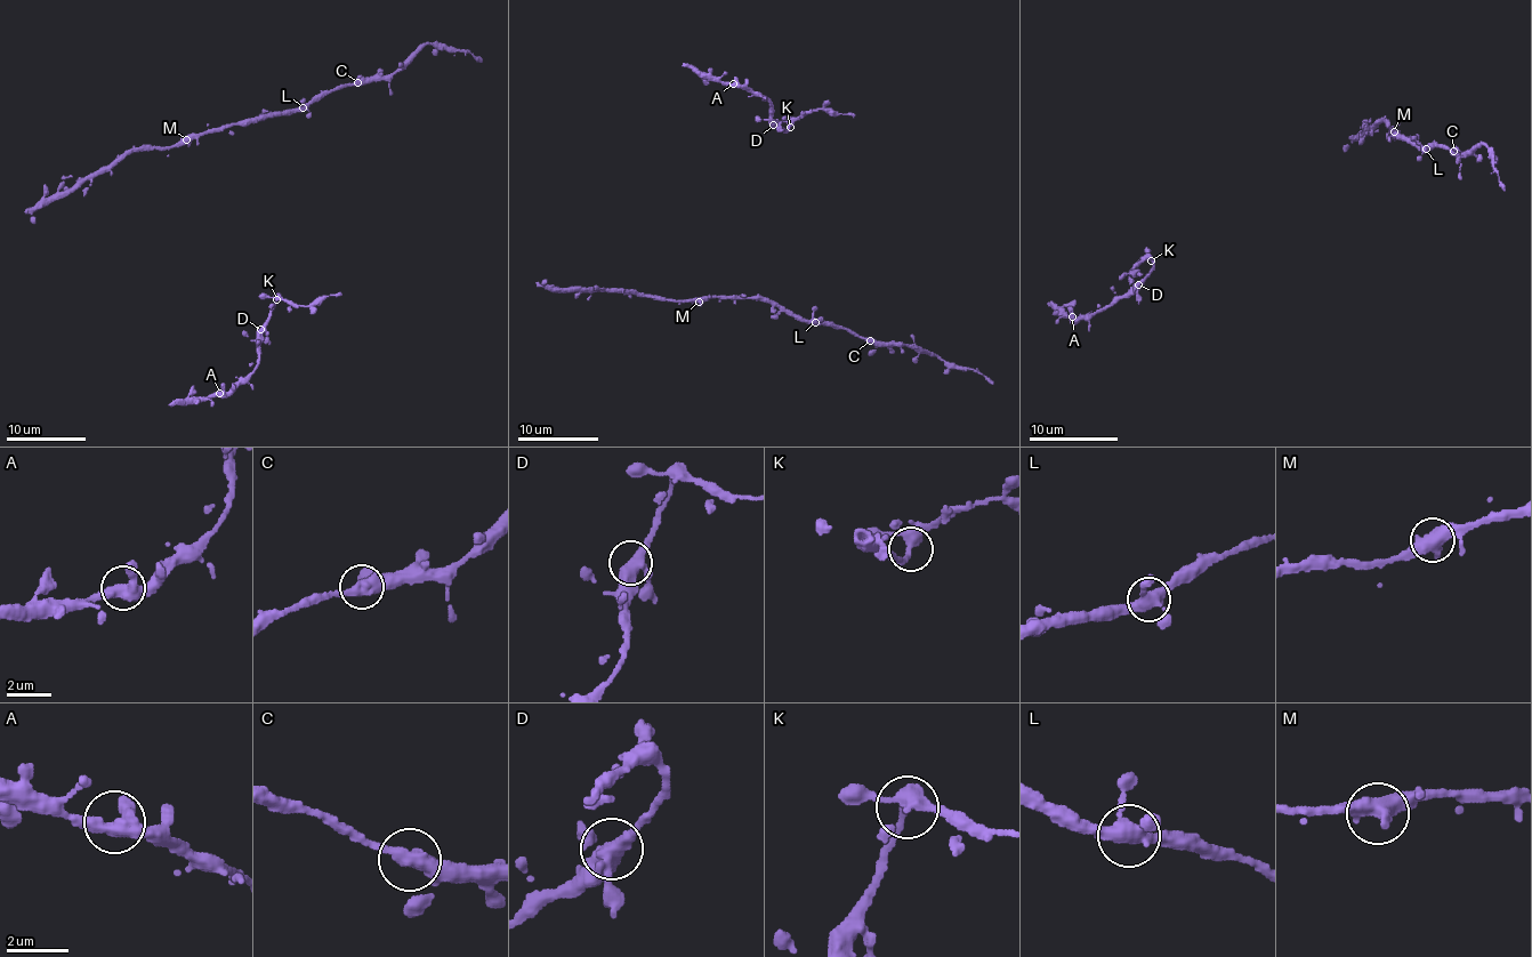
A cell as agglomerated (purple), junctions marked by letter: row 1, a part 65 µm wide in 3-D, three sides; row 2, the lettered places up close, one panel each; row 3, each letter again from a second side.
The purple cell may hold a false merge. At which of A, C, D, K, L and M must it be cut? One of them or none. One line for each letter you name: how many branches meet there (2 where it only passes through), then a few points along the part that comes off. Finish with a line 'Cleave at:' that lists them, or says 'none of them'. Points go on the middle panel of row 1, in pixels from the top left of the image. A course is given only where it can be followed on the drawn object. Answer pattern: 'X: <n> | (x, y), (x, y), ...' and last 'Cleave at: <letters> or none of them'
Cleave at: none of them

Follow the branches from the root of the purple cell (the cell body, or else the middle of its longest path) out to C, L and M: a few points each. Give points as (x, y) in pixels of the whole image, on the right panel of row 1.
C: (1388, 142), (1395, 131), (1395, 137), (1424, 152), (1436, 145), (1454, 151)
L: (1388, 142), (1395, 131), (1395, 137), (1426, 149)
M: (1388, 142), (1392, 127), (1394, 131)

